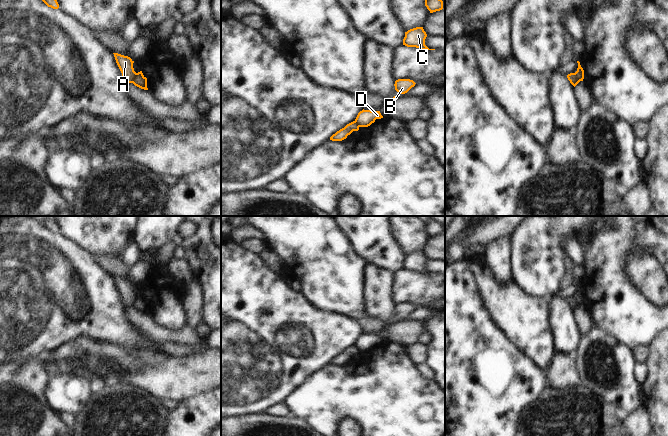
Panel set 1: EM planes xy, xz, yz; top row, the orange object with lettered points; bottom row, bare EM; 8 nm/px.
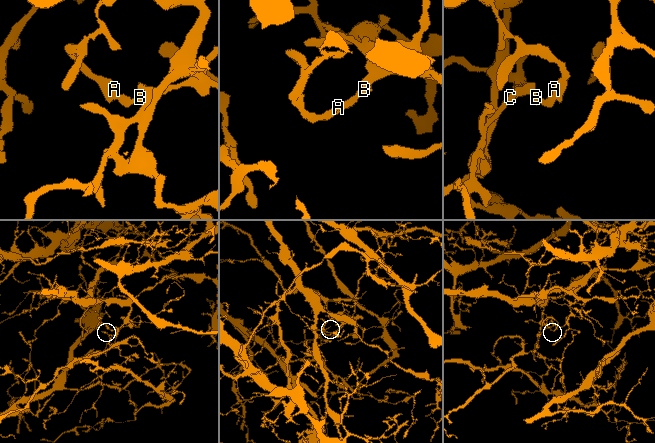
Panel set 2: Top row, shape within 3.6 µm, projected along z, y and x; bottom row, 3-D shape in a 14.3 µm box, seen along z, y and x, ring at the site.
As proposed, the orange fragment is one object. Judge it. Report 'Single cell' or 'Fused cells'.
Fused cells.

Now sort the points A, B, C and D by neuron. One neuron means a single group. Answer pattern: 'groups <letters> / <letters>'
groups A / B C D

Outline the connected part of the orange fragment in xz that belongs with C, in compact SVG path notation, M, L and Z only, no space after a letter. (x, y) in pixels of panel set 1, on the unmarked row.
M416 251L405 256L405 261L403 263L403 269L407 271L416 271L421 274L435 274L429 273L425 269L425 263L427 261L426 256L423 251Z

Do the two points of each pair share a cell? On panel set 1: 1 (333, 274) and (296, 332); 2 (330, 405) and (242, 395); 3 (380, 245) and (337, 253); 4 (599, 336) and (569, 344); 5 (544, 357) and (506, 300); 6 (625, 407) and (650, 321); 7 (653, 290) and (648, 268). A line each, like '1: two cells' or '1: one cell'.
1: two cells
2: two cells
3: two cells
4: two cells
5: one cell
6: two cells
7: one cell

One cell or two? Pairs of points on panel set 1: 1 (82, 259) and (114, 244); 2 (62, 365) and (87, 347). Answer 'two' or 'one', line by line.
1: two
2: one

